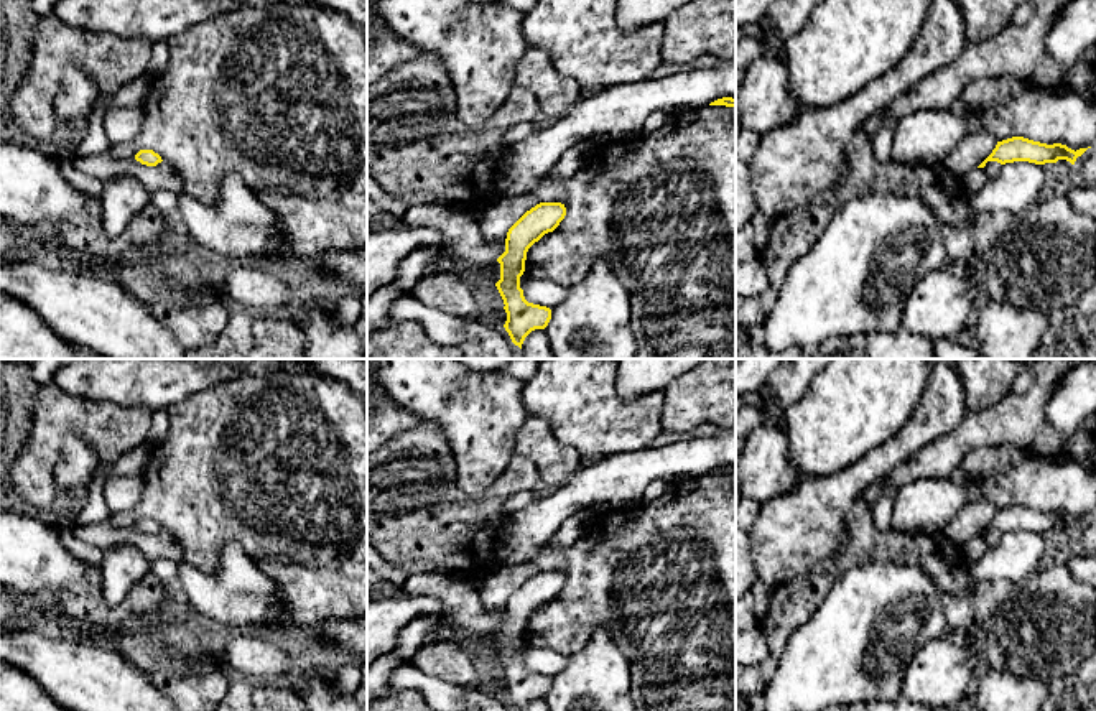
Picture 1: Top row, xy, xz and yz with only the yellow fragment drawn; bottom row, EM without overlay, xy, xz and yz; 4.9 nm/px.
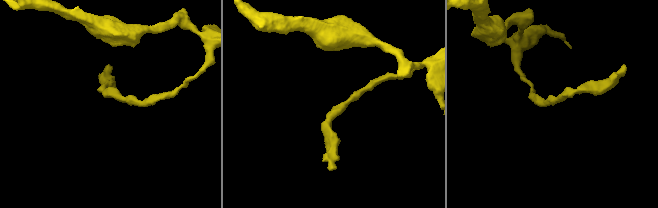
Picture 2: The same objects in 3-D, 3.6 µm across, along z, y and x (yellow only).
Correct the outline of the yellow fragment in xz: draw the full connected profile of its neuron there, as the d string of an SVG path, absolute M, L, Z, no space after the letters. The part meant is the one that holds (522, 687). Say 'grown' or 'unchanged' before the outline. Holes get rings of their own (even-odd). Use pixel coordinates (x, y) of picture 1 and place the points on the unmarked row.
unchanged | M540 571L527 579L507 601L505 620L497 627L500 648L495 652L507 681L504 693L512 711L523 711L535 698L545 698L551 678L528 672L520 657L528 617L545 602L553 601L566 584L561 571Z

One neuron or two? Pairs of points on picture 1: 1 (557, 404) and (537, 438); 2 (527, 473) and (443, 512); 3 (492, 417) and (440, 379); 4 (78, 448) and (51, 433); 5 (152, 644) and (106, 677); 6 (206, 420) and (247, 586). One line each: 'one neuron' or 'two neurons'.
1: two neurons
2: one neuron
3: one neuron
4: two neurons
5: two neurons
6: two neurons

